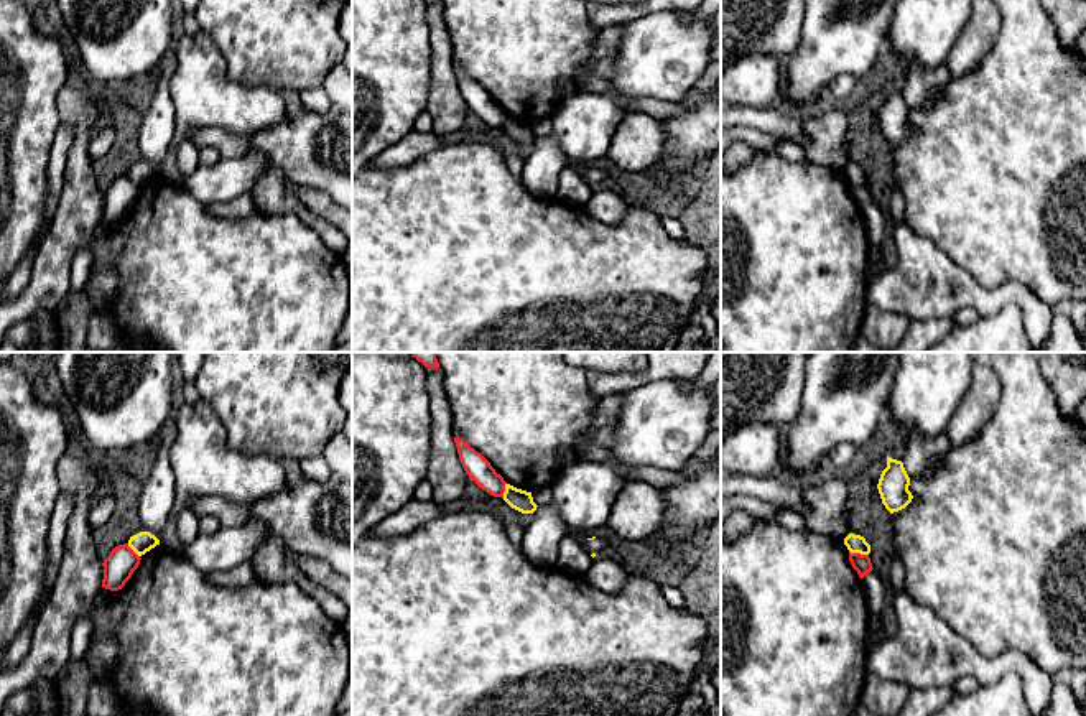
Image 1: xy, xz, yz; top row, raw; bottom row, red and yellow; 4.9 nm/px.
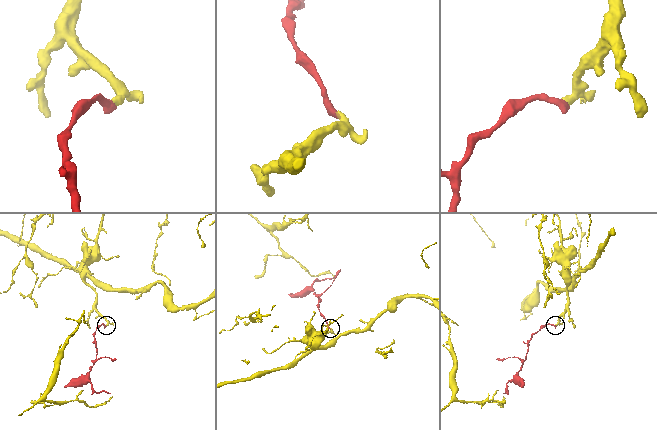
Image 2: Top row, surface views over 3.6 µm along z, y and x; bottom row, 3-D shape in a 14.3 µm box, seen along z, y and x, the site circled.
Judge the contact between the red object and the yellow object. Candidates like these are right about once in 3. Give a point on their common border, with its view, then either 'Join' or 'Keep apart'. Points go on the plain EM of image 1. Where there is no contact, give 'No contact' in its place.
Touches red at yz (859, 185). Keep apart

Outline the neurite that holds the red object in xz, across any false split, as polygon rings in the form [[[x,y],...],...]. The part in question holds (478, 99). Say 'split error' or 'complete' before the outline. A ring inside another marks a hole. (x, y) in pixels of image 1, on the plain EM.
complete; [[[454,69],[454,74],[457,79],[459,92],[469,110],[474,112],[487,125],[504,130],[507,115],[504,109],[497,105],[490,94],[474,79],[471,79],[464,71]]]

